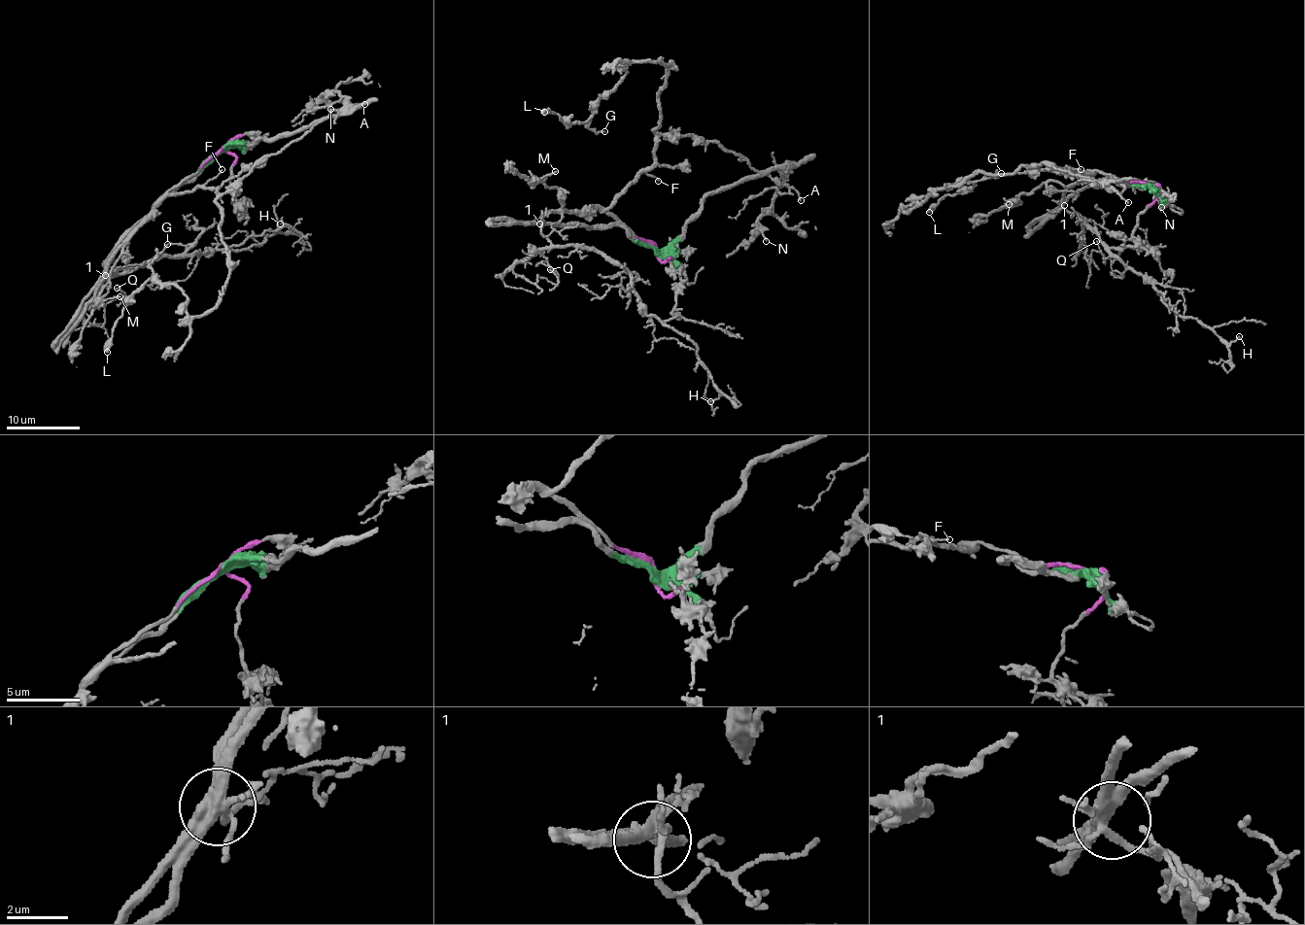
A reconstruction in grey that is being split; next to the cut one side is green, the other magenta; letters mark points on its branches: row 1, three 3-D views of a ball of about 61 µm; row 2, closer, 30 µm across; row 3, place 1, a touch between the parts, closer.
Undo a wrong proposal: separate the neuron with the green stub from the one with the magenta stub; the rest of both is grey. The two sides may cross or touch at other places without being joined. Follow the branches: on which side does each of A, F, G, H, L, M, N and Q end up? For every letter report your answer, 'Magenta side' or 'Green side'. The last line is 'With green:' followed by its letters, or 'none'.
A: Green side
F: Magenta side
G: Magenta side
H: Green side
L: Magenta side
M: Magenta side
N: Green side
Q: Green side
With green: A, H, N, Q

